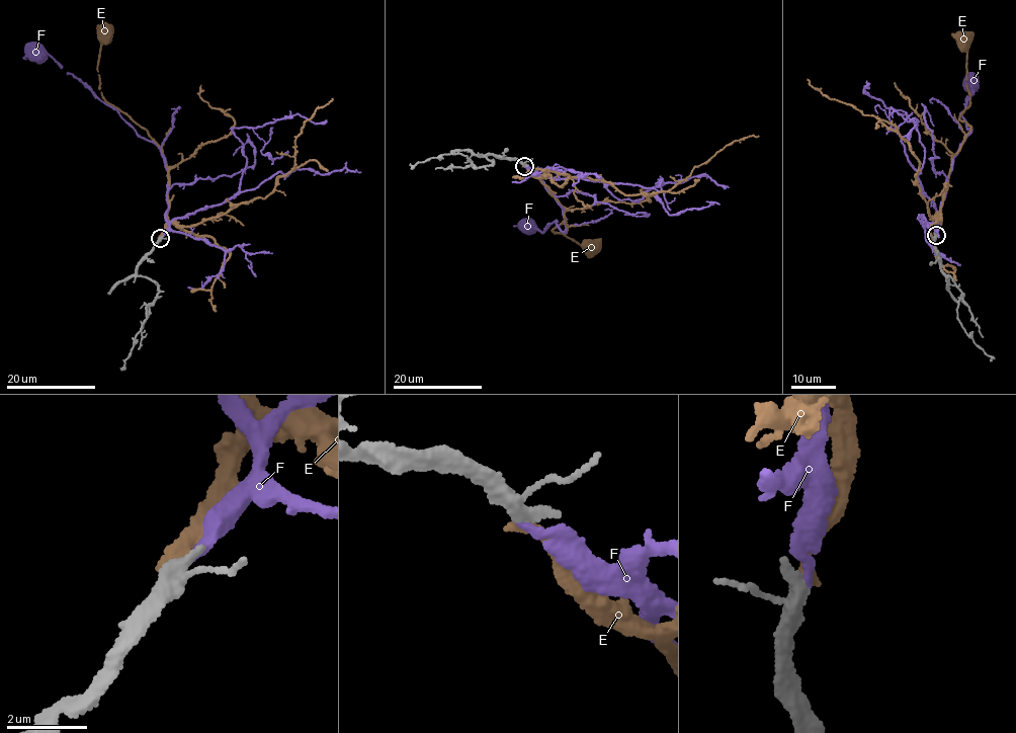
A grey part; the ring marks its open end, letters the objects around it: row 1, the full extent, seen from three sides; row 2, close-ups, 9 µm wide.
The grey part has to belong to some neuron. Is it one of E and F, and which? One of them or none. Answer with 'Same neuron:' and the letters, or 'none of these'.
Same neuron: F

